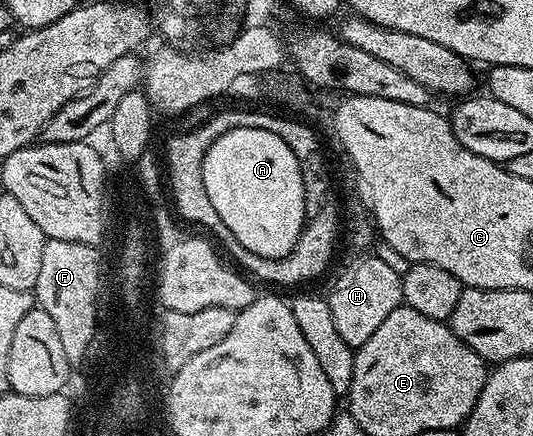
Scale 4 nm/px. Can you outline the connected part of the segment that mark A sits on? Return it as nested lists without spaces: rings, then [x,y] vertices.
[[[250,126],[228,130],[221,137],[221,142],[209,153],[206,182],[209,195],[217,210],[220,210],[223,224],[227,224],[231,232],[235,232],[235,240],[239,240],[243,248],[264,258],[286,258],[295,248],[307,221],[305,181],[301,175],[299,160],[295,160],[295,152],[291,152],[291,148],[287,148],[285,141],[275,136],[275,132]]]

